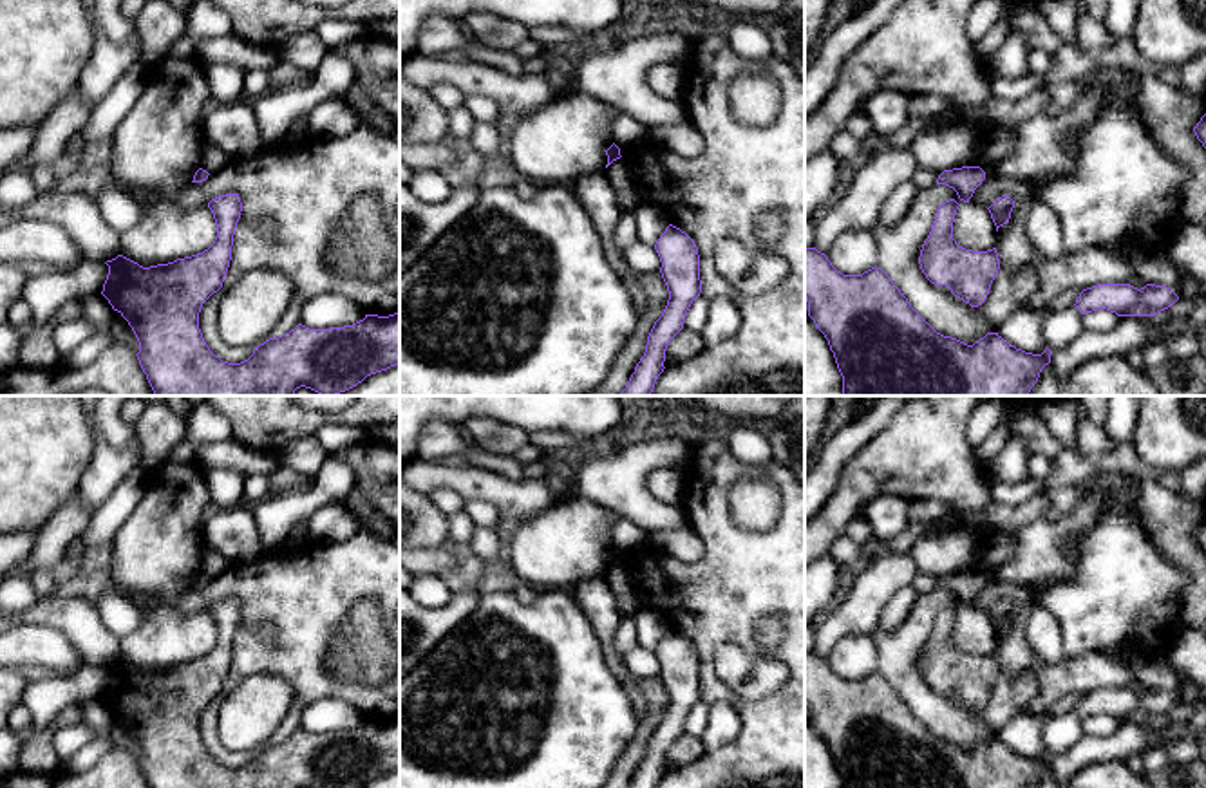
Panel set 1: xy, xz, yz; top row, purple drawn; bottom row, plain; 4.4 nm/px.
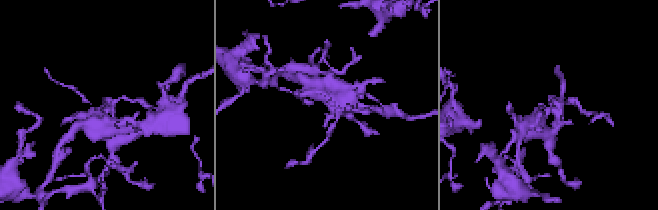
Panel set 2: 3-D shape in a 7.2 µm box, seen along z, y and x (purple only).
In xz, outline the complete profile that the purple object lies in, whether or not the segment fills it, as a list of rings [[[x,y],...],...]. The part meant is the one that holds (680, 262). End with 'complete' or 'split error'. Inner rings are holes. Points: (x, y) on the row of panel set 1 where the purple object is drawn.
[[[669,224],[656,240],[655,249],[662,262],[660,273],[669,300],[647,336],[644,356],[618,396],[649,396],[653,392],[658,376],[665,369],[665,349],[683,329],[685,314],[702,293],[698,248],[685,231]]]; complete

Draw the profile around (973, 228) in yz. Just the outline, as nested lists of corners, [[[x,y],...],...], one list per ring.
[[[982,204],[958,206],[953,222],[953,239],[973,251],[987,251],[996,246],[996,226]]]

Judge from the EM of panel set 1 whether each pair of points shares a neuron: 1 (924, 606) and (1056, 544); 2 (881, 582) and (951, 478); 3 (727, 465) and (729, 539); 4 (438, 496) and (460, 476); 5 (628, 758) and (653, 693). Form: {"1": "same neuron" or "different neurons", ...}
{"1": "different neurons", "2": "different neurons", "3": "same neuron", "4": "different neurons", "5": "same neuron"}

